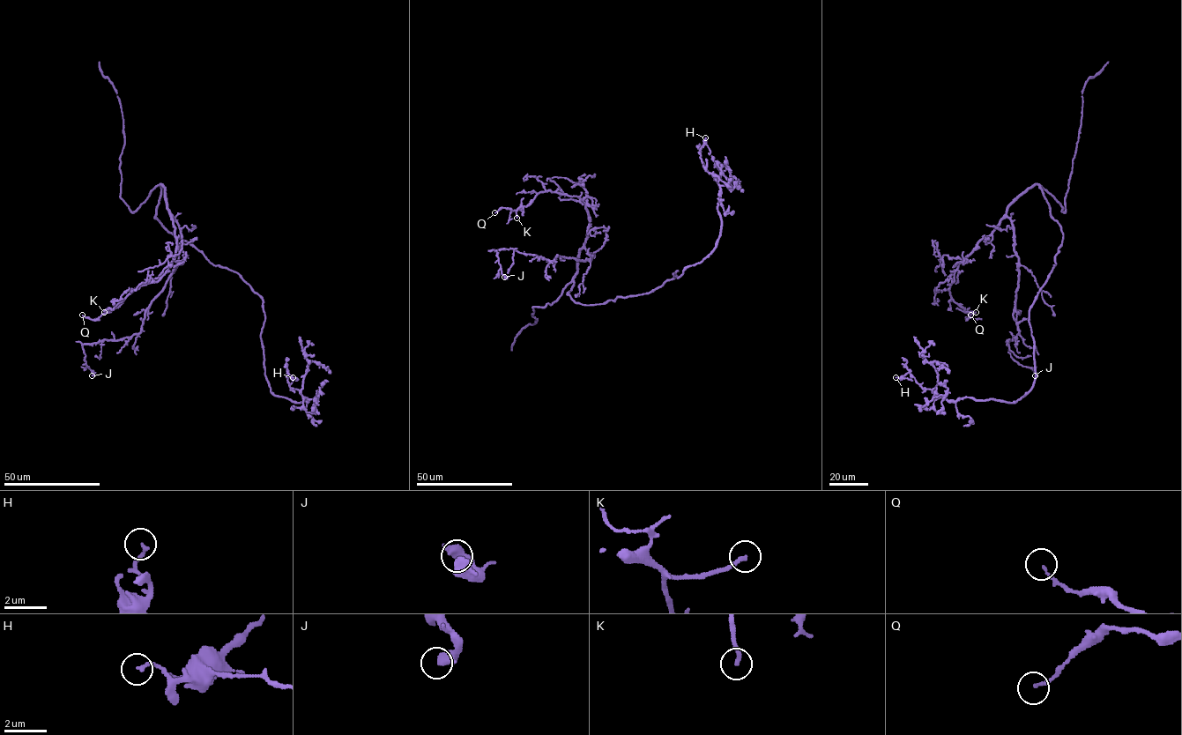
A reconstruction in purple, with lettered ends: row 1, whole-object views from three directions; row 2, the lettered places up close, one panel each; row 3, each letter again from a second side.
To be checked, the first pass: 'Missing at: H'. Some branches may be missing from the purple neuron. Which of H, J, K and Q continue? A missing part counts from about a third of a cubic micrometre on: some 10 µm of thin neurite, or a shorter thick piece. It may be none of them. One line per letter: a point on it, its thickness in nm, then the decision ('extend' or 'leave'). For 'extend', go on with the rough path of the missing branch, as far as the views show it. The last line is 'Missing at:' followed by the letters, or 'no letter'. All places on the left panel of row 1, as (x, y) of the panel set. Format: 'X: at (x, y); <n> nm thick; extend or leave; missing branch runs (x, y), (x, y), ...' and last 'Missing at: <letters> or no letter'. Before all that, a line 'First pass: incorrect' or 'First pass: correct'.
First pass: incorrect
H: at (293, 377); 150 nm thick; leave
J: at (92, 375); 500 nm thick; leave
K: at (104, 312); 180 nm thick; leave
Q: at (82, 315); 130 nm thick; leave
Missing at: no letter

